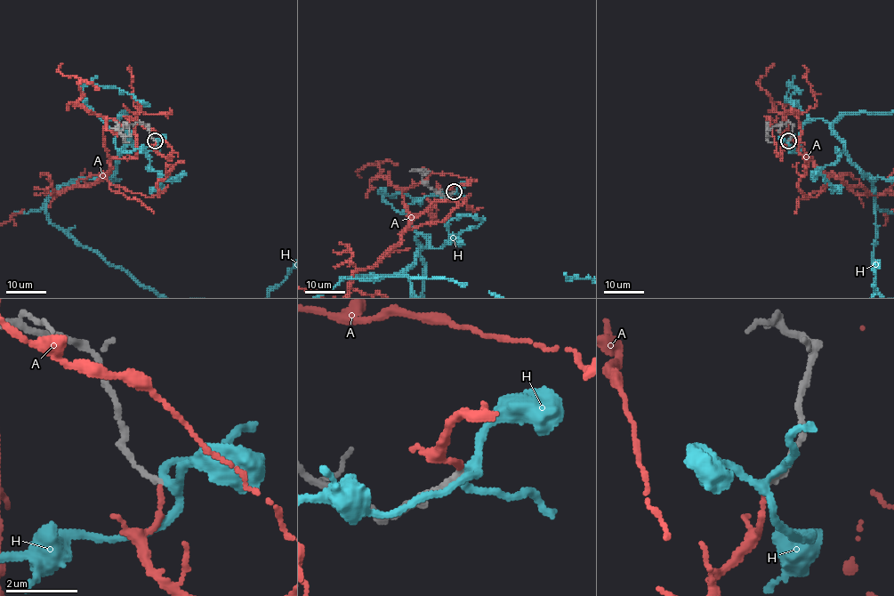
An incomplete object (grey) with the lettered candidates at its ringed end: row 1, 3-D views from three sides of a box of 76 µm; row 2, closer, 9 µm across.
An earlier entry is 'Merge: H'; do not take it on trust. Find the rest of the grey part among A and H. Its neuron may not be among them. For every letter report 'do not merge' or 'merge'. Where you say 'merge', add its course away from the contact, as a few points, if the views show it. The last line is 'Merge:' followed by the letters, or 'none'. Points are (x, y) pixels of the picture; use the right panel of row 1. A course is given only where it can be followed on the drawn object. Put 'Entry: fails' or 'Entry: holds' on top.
Entry: fails
A: merge
H: do not merge
Merge: A

